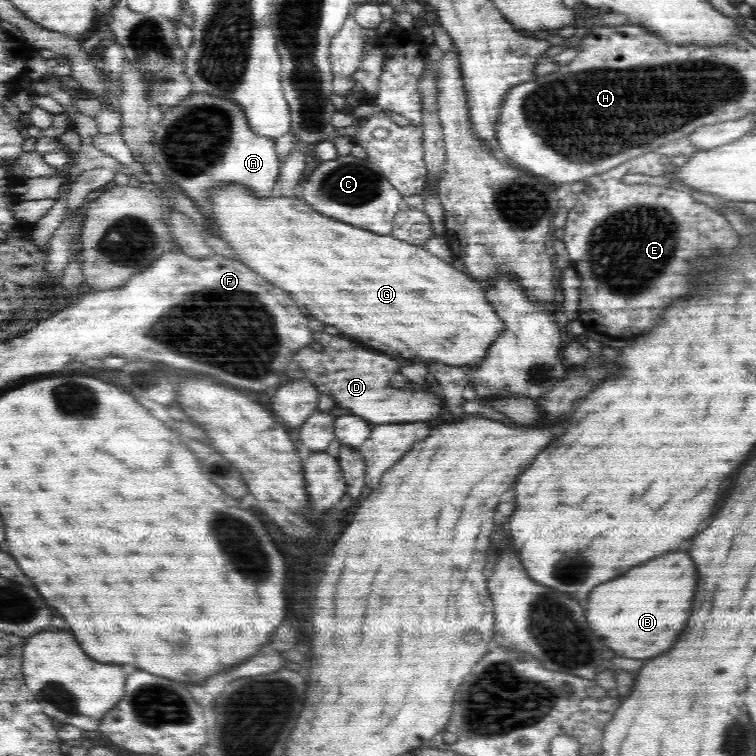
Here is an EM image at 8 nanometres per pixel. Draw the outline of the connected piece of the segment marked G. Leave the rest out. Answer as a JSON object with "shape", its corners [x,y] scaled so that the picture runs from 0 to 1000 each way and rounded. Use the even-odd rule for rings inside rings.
{"shape":[[[294,246],[288,251],[279,251],[280,276],[284,278],[284,296],[290,300],[290,312],[298,317],[311,335],[311,343],[329,352],[339,362],[344,362],[347,368],[352,368],[354,373],[360,373],[362,378],[378,384],[386,389],[386,397],[407,405],[407,413],[415,415],[421,423],[444,431],[455,444],[468,447],[484,458],[492,458],[497,463],[505,463],[511,468],[519,471],[529,471],[537,476],[548,476],[548,479],[566,479],[566,476],[577,476],[577,479],[587,479],[595,484],[614,484],[614,481],[627,481],[635,479],[646,463],[646,458],[656,450],[656,444],[661,442],[661,437],[667,434],[664,423],[656,418],[653,407],[648,405],[648,399],[640,394],[640,384],[632,378],[634,373],[622,370],[619,365],[614,365],[611,360],[598,353],[597,348],[582,344],[582,340],[574,339],[565,332],[561,325],[542,323],[533,317],[526,317],[516,311],[500,312],[496,307],[487,307],[480,302],[466,302],[466,296],[450,296],[448,291],[434,291],[434,286],[423,286],[423,280],[418,280],[415,275],[407,275],[403,267],[394,265],[390,259],[370,259],[370,262],[354,261],[349,265],[339,262],[333,258],[333,253],[328,253],[328,247],[317,246]]]}

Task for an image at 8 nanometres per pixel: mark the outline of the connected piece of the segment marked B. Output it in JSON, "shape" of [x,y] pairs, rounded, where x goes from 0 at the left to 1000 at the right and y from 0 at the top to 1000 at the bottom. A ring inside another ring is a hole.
{"shape":[[[886,730],[825,762],[794,772],[778,791],[775,817],[794,849],[828,870],[862,870],[881,862],[905,833],[921,780],[921,746],[910,730]]]}

